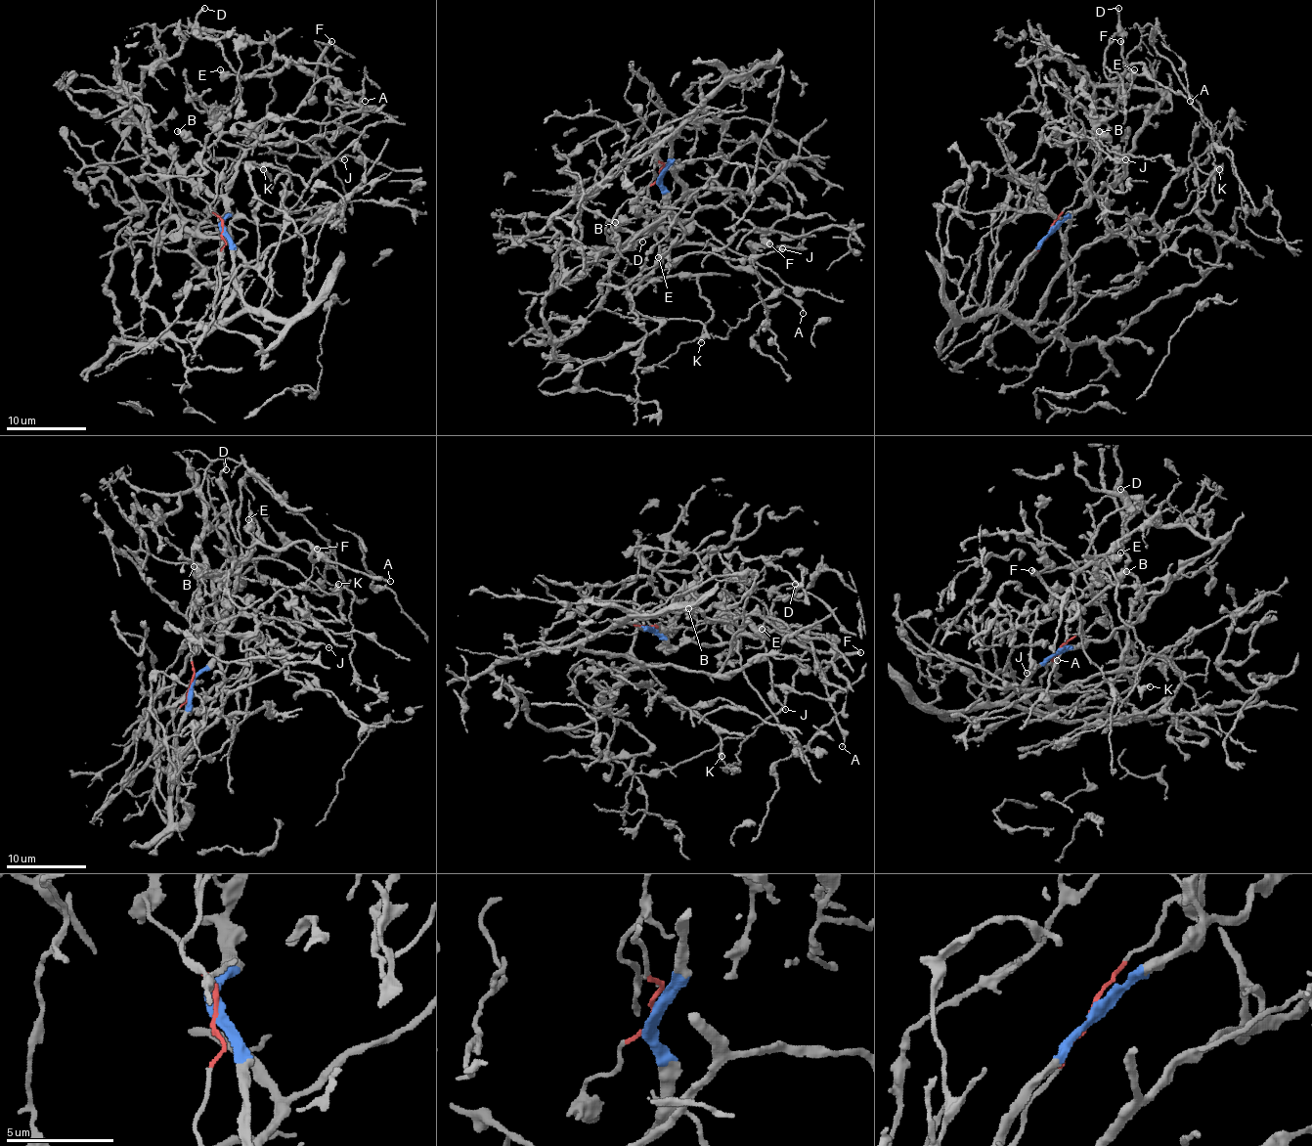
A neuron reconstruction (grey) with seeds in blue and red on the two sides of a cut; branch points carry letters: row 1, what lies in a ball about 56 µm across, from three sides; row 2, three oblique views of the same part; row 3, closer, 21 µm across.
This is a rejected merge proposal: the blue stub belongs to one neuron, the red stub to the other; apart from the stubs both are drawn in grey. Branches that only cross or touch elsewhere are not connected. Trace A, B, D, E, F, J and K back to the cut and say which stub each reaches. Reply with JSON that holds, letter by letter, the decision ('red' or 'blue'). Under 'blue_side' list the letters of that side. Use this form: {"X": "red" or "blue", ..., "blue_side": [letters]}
{"A": "red", "B": "red", "D": "red", "E": "red", "F": "red", "J": "blue", "K": "blue", "blue_side": ["J", "K"]}

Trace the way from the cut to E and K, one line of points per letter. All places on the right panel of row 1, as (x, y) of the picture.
E: (1050, 231), (1092, 179), (1092, 164), (1100, 151), (1094, 131), (1115, 110), (1121, 79), (1134, 68)
K: (1050, 231), (1000, 304), (1022, 320), (1098, 239), (1150, 216), (1196, 158), (1203, 172), (1219, 168)

